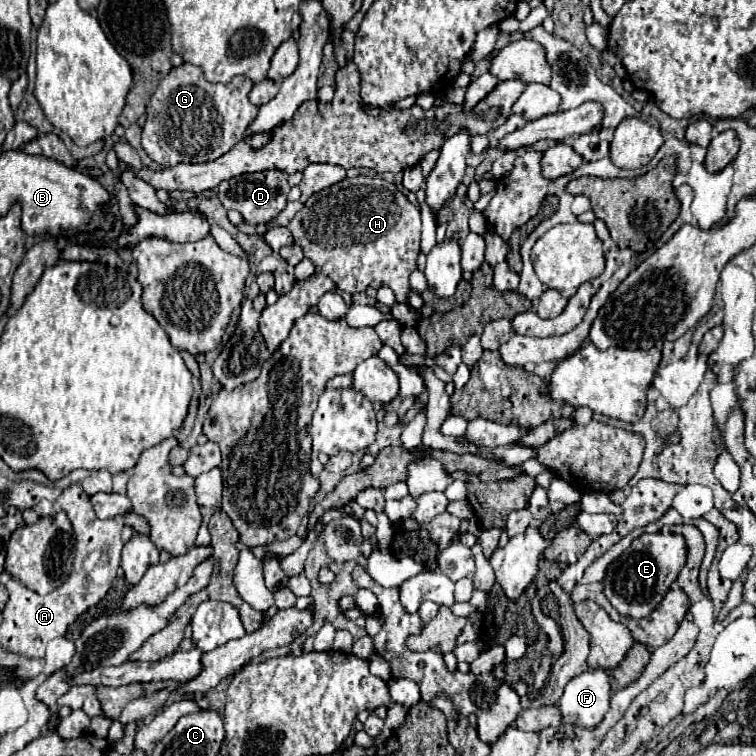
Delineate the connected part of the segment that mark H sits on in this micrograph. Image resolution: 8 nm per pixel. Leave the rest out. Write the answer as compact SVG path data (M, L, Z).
M357 176L345 178L317 194L313 194L303 208L289 222L289 230L293 232L295 244L299 244L309 258L325 276L329 276L339 290L355 294L365 292L369 286L381 288L387 286L393 290L395 300L407 304L409 292L409 274L417 268L419 256L419 238L421 238L421 216L419 208L409 202L409 198L391 186L391 182L381 178Z

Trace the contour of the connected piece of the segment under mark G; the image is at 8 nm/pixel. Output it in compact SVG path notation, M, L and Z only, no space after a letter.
M195 64L171 68L147 106L147 122L141 136L143 150L161 166L217 160L247 136L247 128L257 116L259 108L247 98L251 88L253 82L245 76L235 76L229 84L221 84L207 82Z

